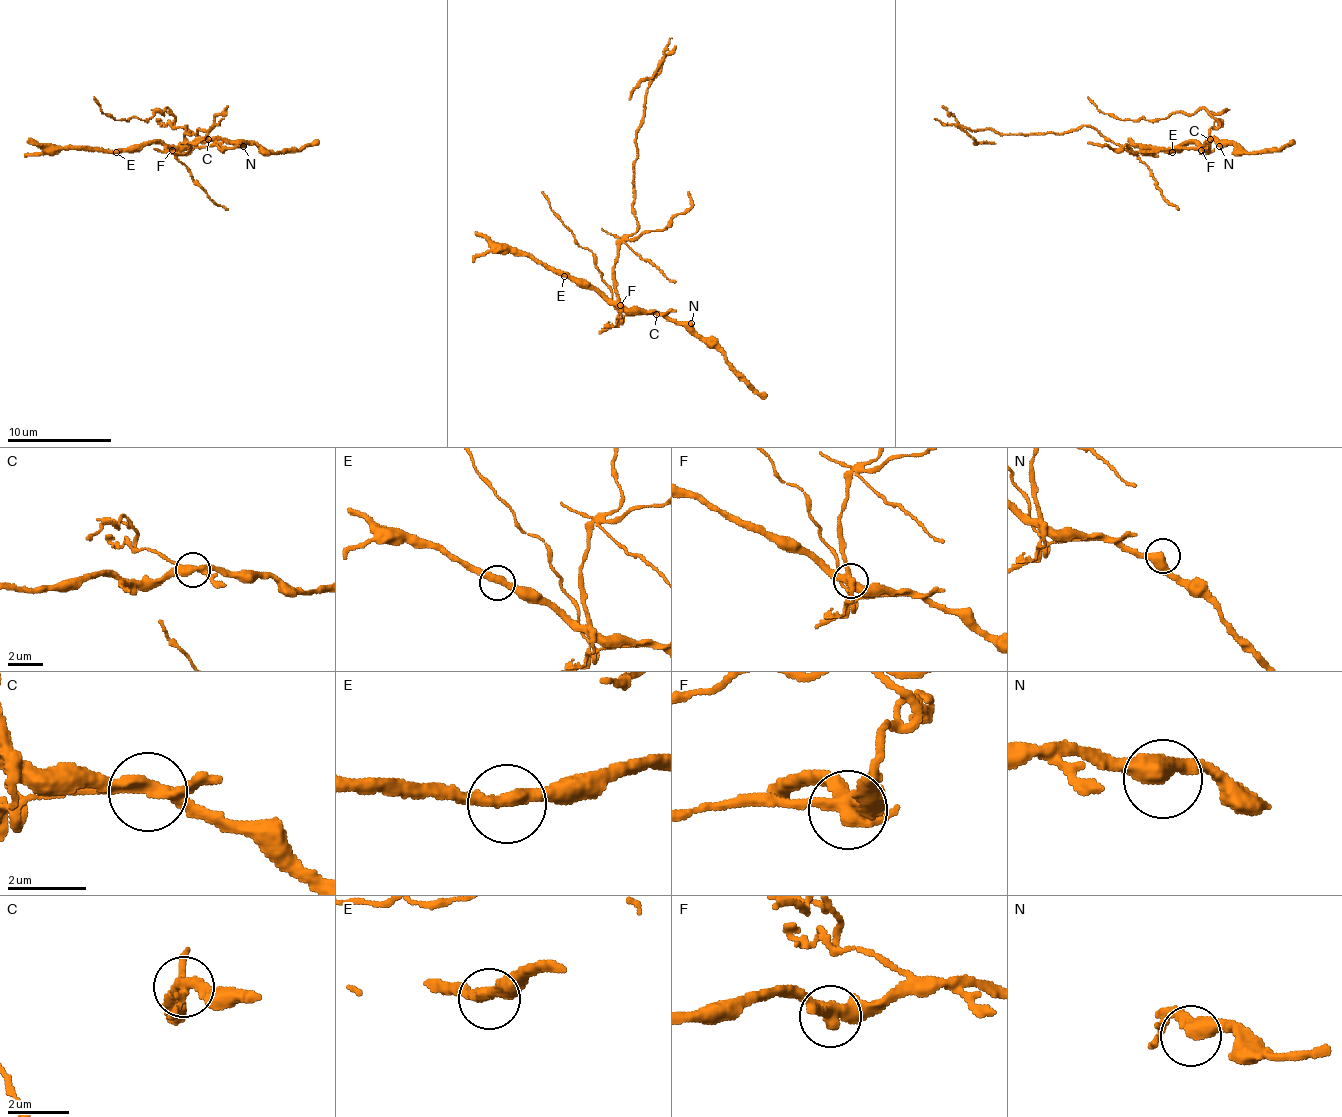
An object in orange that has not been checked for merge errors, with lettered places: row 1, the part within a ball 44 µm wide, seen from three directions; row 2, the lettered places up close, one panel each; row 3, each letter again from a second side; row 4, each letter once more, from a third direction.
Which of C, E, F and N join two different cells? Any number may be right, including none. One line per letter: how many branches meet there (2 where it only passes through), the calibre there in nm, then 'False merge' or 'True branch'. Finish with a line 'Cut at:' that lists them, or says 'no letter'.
C: Branches: 3. Thickness 300 nm. False merge
E: Branches: 2. Thickness 360 nm. True branch
F: Branches: 4. Thickness 400 nm. False merge
N: Branches: 2. Thickness 440 nm. True branch
Cut at: C, F

